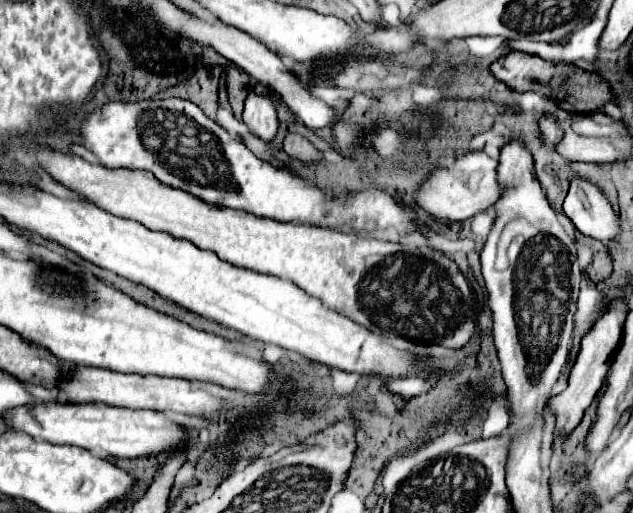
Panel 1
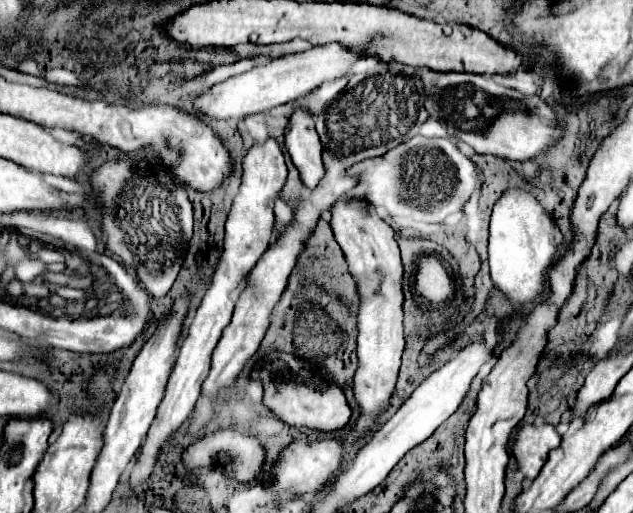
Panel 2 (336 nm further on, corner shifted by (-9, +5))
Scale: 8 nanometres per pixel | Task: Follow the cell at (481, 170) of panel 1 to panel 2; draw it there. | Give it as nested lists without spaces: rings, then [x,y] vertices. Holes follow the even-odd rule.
[[[418,135],[406,143],[400,143],[382,157],[356,163],[350,173],[358,173],[360,183],[370,185],[364,199],[372,203],[380,215],[418,223],[444,223],[448,215],[462,211],[478,183],[476,163],[468,159],[448,137],[428,139]]]

